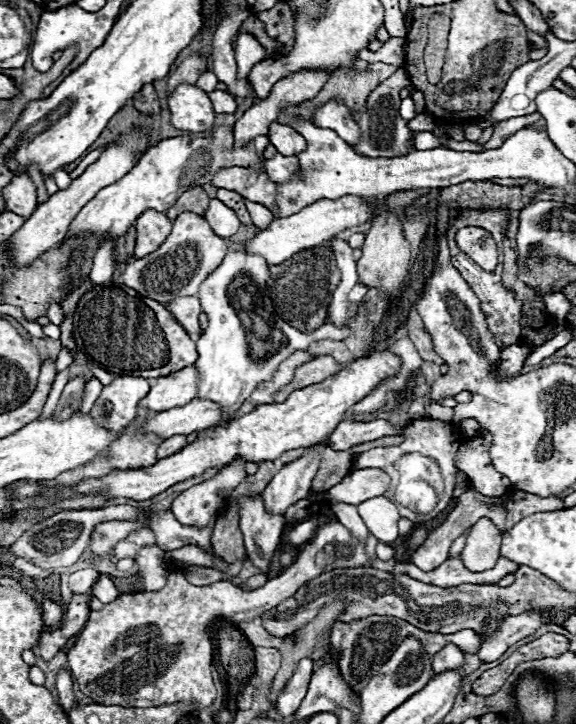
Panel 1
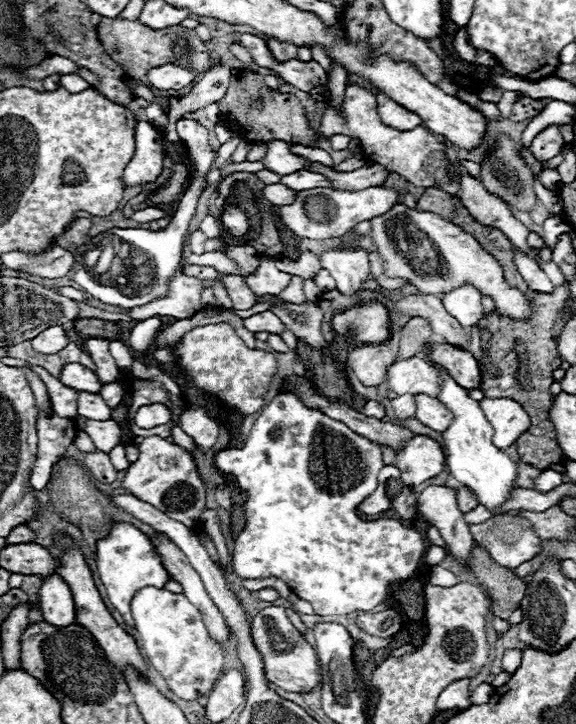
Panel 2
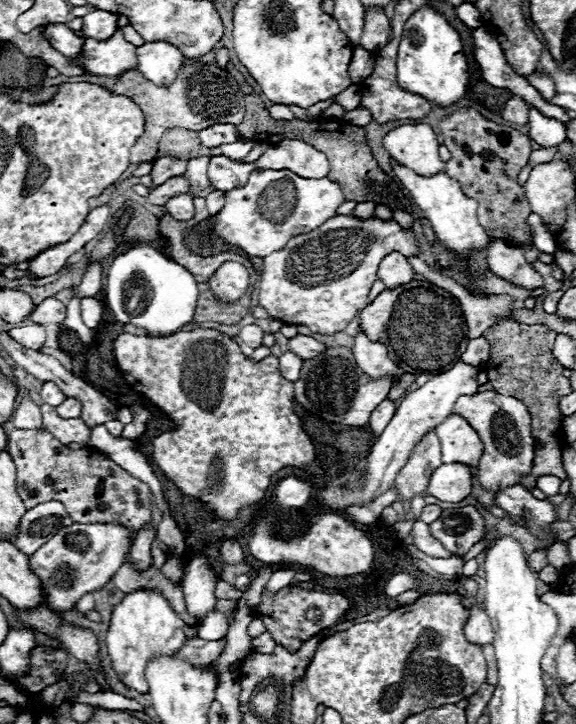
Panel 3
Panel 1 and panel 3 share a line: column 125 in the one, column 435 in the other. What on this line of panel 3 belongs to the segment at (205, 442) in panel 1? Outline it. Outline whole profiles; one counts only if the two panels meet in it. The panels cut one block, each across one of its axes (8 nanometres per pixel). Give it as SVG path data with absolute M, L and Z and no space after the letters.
M452 462L432 472L428 494L442 502L460 502L472 492L472 472L468 466Z

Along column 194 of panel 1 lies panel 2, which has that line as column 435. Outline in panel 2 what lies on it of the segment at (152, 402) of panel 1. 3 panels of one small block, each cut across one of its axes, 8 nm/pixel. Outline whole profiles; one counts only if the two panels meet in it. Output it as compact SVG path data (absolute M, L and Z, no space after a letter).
M418 356L406 360L396 358L396 362L388 366L386 384L396 394L432 394L432 398L436 398L440 392L438 370Z

